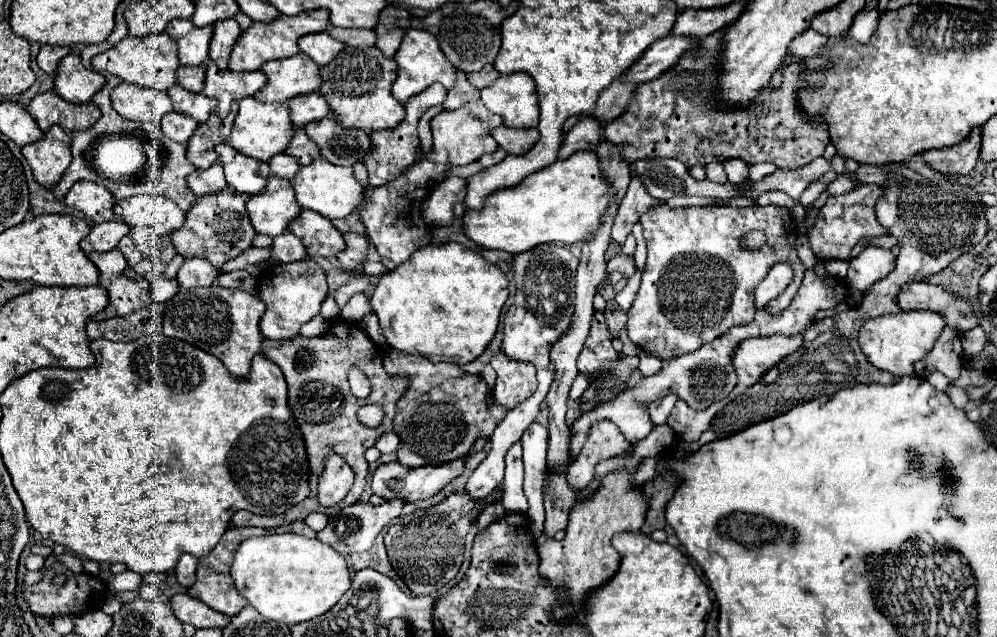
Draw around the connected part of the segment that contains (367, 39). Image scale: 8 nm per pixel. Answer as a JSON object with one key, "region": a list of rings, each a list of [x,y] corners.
{"region":[[[330,27],[328,35],[344,45],[350,47],[370,47],[374,45],[374,31],[372,29],[342,29],[342,27]]]}

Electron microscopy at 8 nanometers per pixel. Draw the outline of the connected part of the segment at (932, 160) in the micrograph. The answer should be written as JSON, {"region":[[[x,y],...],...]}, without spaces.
{"region":[[[974,129],[974,133],[970,133],[970,137],[962,141],[962,145],[946,149],[930,149],[920,153],[920,157],[924,159],[926,165],[930,165],[934,171],[942,175],[962,177],[974,169],[978,153],[980,153],[980,129]]]}

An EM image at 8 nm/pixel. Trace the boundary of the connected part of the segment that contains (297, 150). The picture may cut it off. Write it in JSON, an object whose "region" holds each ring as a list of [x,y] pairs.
{"region":[[[296,129],[288,147],[286,147],[286,155],[296,157],[302,165],[308,165],[310,161],[314,161],[316,157],[320,157],[318,147],[314,145],[314,141],[310,141],[304,133],[304,129]]]}

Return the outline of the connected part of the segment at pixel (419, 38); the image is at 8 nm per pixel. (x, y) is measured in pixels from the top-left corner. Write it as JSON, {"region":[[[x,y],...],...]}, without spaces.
{"region":[[[408,29],[398,53],[394,55],[394,61],[398,63],[398,77],[392,83],[392,95],[400,101],[406,103],[412,95],[424,91],[432,83],[442,83],[446,89],[450,89],[456,81],[456,69],[442,57],[442,51],[438,49],[438,41],[434,41],[432,33],[426,33],[422,29]]]}

